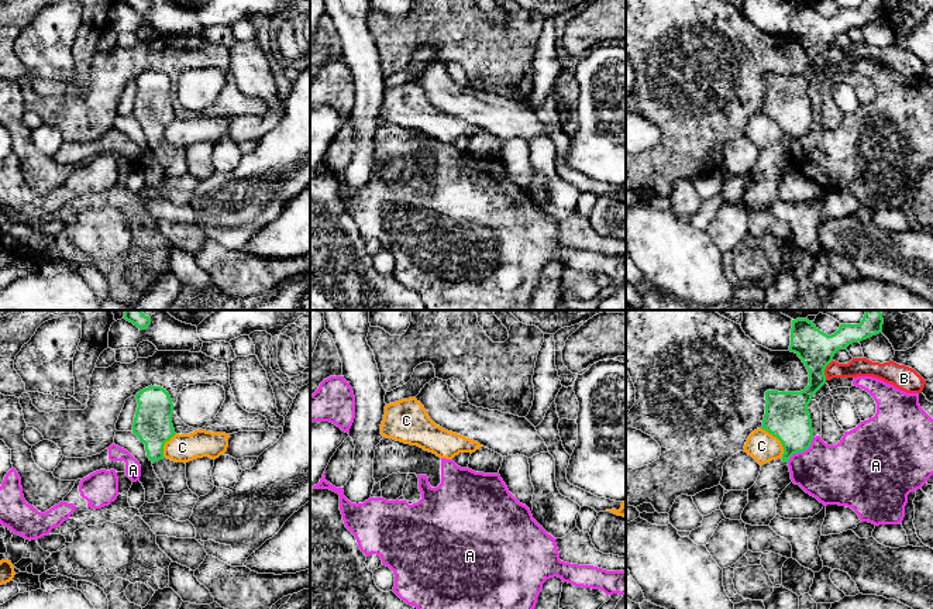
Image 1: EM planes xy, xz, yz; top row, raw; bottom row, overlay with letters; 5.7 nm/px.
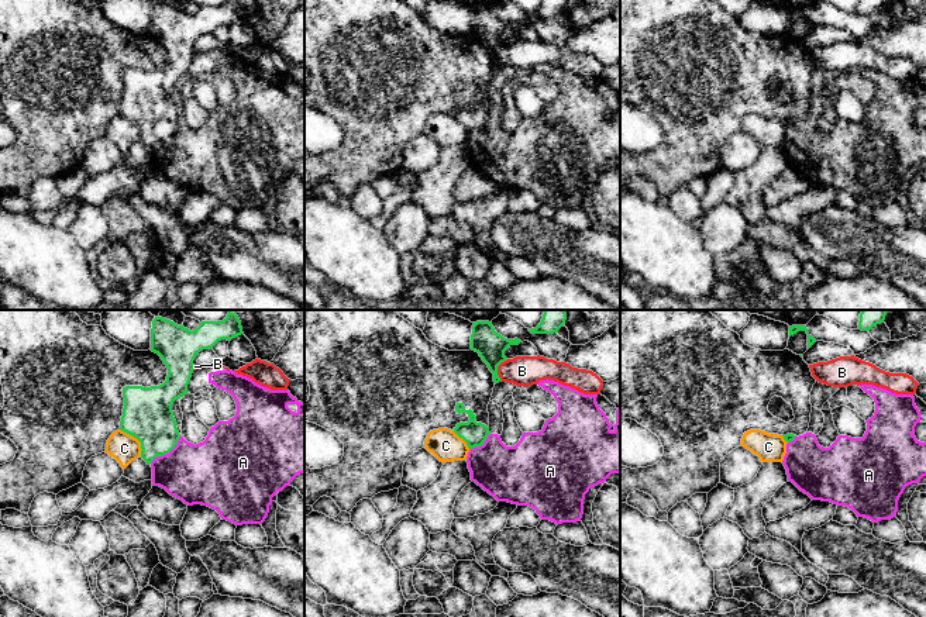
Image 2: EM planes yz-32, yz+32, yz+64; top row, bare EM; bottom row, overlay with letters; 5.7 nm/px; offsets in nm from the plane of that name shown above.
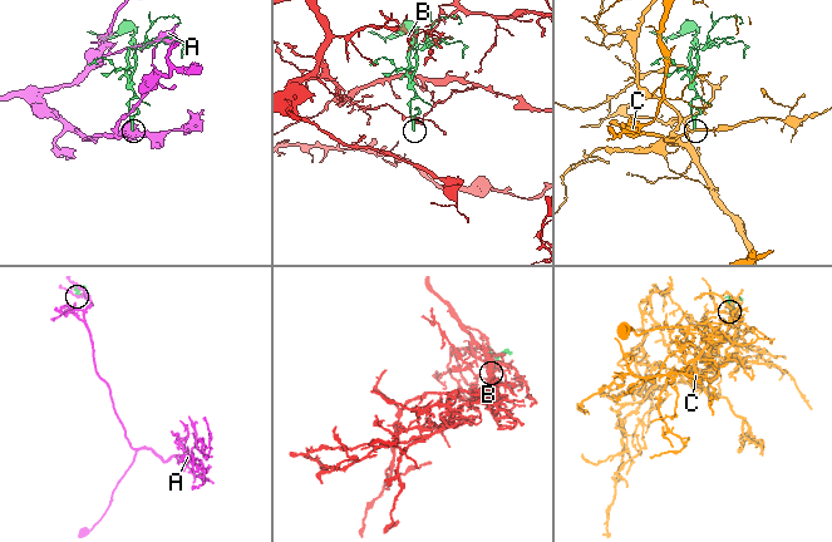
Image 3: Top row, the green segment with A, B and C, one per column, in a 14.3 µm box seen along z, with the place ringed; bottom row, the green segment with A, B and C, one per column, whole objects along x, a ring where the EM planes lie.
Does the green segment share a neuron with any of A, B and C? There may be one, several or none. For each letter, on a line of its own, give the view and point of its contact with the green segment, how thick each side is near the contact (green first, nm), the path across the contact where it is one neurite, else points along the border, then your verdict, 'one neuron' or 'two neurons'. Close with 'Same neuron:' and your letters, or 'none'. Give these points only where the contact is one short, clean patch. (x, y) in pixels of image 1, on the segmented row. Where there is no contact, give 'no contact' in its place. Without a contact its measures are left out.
A: yz (802, 451) | 260/340 nm | along yz (813, 437), (805, 450), (795, 453), (787, 461) | two neurons
B: yz (825, 368) | 200/110 nm | two neurons
C: yz (780, 440) | 260/170 nm | along yz (761, 427), (780, 441), (782, 447), (781, 458) | two neurons
Same neuron: none

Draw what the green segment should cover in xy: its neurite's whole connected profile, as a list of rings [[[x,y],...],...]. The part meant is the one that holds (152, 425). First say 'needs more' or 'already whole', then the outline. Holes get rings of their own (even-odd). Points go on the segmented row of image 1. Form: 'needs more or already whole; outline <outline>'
needs more; outline [[[148,386],[140,390],[135,399],[138,407],[132,423],[132,433],[145,444],[147,457],[165,488],[165,495],[179,495],[187,491],[186,464],[175,462],[163,457],[165,443],[176,434],[172,424],[173,403],[169,393],[161,386]]]

